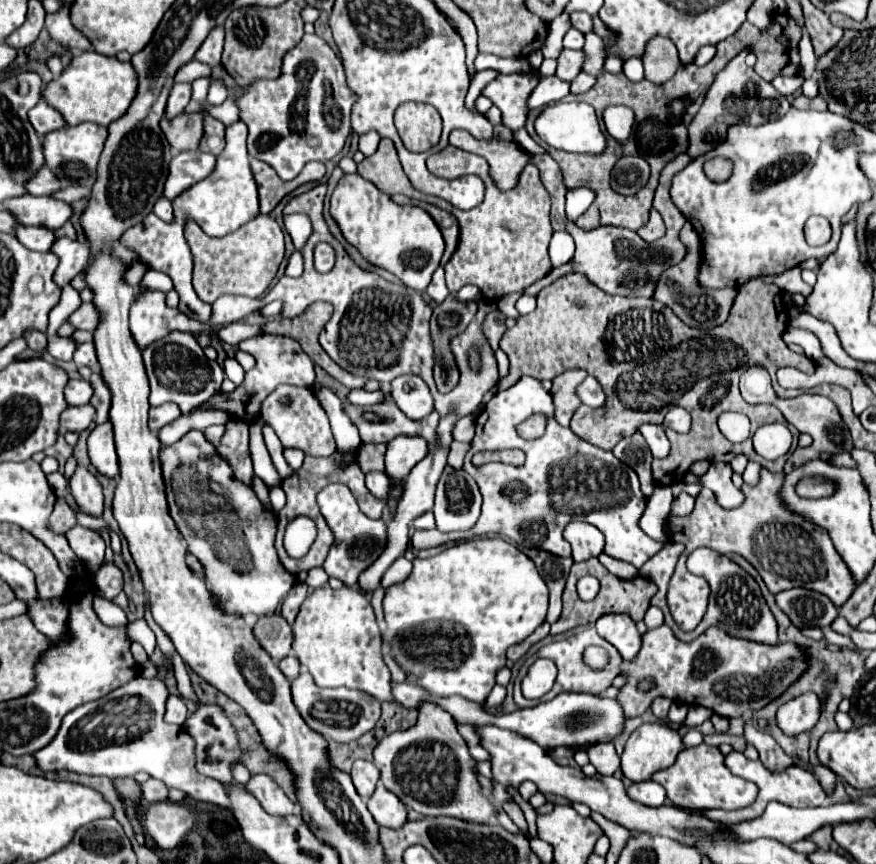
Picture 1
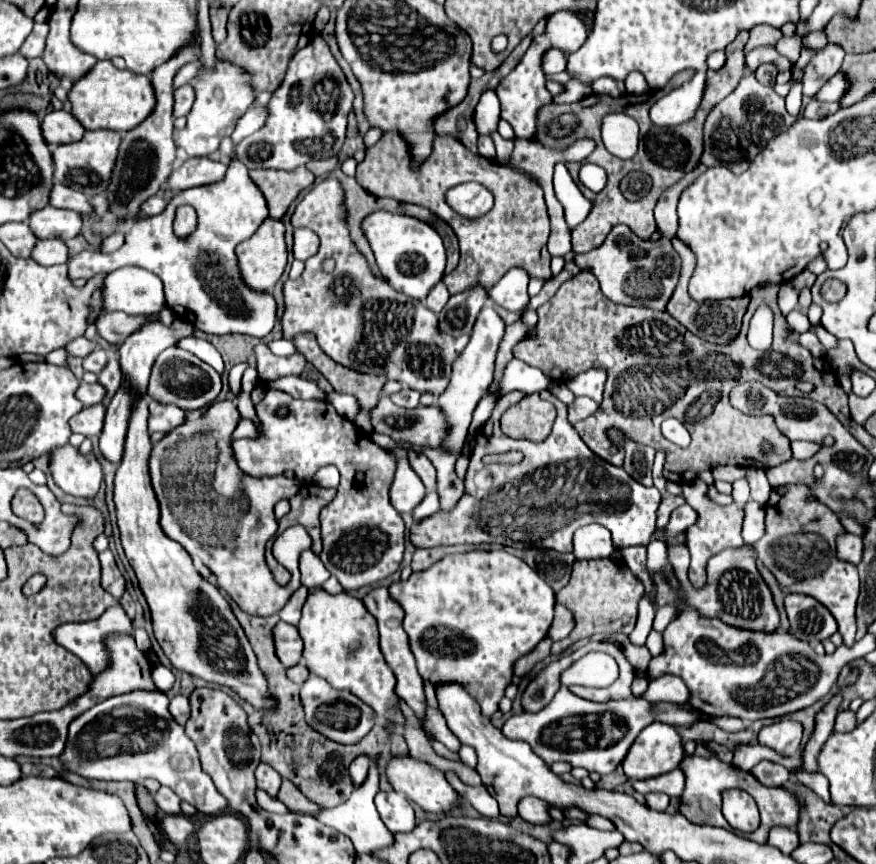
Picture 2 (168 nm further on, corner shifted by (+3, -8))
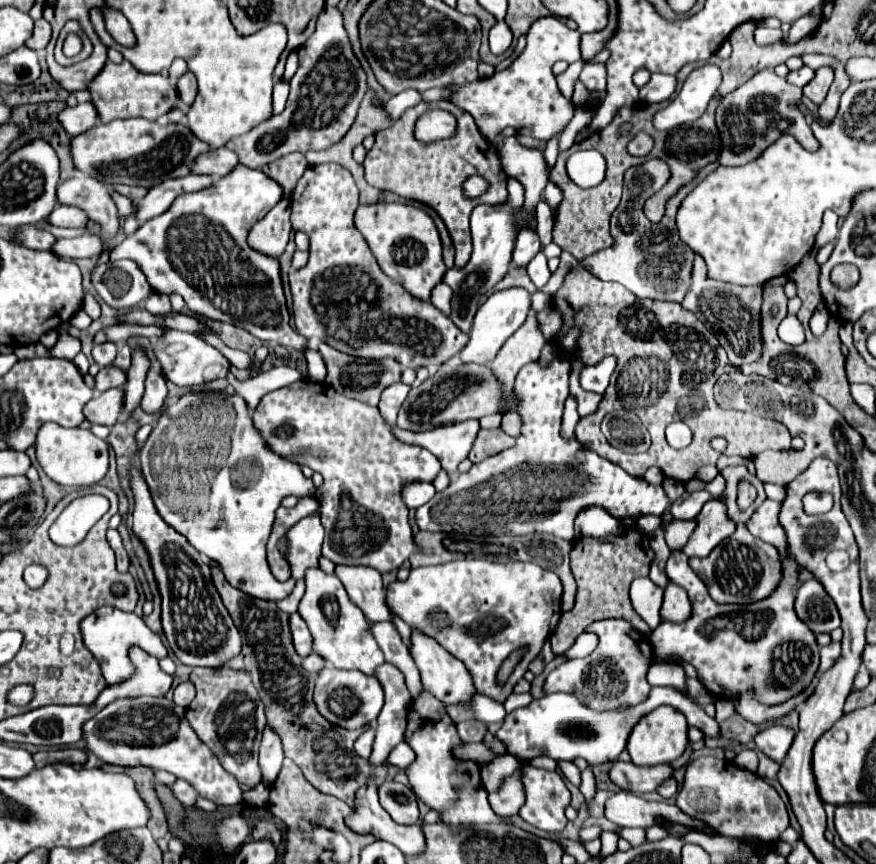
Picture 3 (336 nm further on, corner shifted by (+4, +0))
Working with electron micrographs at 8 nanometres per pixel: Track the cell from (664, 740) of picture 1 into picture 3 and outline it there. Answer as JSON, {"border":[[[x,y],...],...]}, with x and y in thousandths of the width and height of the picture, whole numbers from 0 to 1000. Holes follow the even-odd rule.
{"border":[[[752,817],[748,822],[743,822],[739,829],[734,829],[734,833],[729,833],[729,838],[725,838],[725,843],[720,845],[718,859],[716,859],[716,868],[720,873],[720,882],[748,882],[748,884],[764,884],[768,880],[773,880],[782,866],[784,866],[784,833],[780,829],[780,824],[771,822],[768,817]]]}

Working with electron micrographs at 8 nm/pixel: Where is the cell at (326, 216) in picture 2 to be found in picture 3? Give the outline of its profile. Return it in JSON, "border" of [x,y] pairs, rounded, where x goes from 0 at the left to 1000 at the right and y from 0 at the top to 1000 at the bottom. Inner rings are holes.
{"border":[[[387,190],[353,192],[334,220],[332,259],[337,266],[348,269],[355,280],[350,308],[330,317],[341,387],[348,391],[366,391],[371,398],[410,414],[449,414],[465,426],[503,424],[531,403],[533,387],[515,375],[515,368],[492,350],[469,343],[435,315],[419,280],[403,259],[408,238],[410,220],[405,208]],[[433,356],[446,361],[446,368],[435,363]],[[451,366],[462,370],[449,375]]]}

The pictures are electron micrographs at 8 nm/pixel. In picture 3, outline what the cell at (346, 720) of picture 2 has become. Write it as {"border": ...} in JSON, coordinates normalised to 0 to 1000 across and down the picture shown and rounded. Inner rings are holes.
{"border":[[[371,771],[362,782],[360,792],[360,815],[378,838],[396,845],[410,845],[424,833],[428,833],[437,819],[437,796],[428,782],[417,782],[410,775],[385,775]]]}

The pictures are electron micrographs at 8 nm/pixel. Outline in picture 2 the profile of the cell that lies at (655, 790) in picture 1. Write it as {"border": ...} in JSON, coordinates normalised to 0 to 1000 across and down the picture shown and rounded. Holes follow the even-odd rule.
{"border":[[[742,917],[735,924],[737,924],[737,933],[744,935],[744,938],[751,938],[751,940],[760,938],[760,933],[765,928],[765,924],[760,919],[753,919],[753,917]]]}

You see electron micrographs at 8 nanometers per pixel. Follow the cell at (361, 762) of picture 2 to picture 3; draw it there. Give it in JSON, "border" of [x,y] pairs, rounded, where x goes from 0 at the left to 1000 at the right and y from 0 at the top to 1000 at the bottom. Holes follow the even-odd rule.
{"border":[[[419,843],[408,856],[405,856],[405,870],[414,877],[421,877],[424,875],[424,863],[426,863],[426,856],[428,856],[428,843]]]}

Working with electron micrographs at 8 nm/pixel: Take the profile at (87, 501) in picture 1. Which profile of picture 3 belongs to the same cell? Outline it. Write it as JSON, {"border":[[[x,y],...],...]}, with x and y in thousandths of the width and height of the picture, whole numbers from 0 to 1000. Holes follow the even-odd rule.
{"border":[[[51,488],[45,495],[42,509],[40,509],[40,521],[42,521],[42,532],[49,542],[49,546],[70,563],[81,563],[81,565],[106,563],[124,544],[124,514],[120,509],[111,507],[104,498],[70,495],[63,488]]]}

